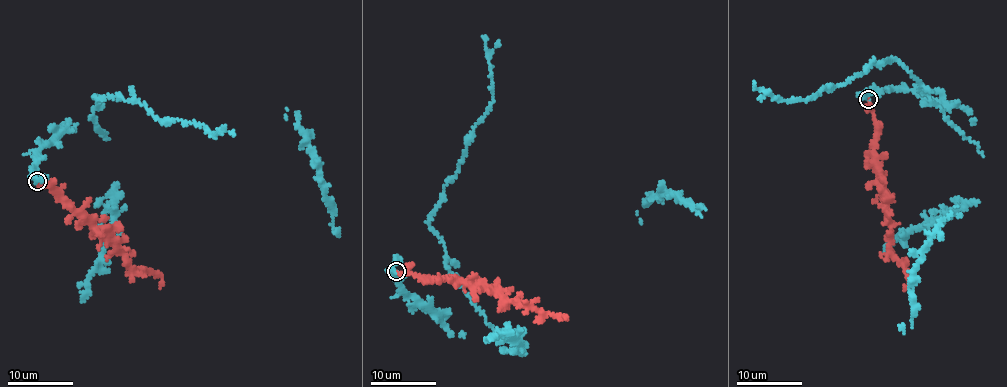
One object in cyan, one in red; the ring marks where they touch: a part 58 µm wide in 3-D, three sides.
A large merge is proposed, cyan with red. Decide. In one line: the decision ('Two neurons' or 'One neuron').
Two neurons

